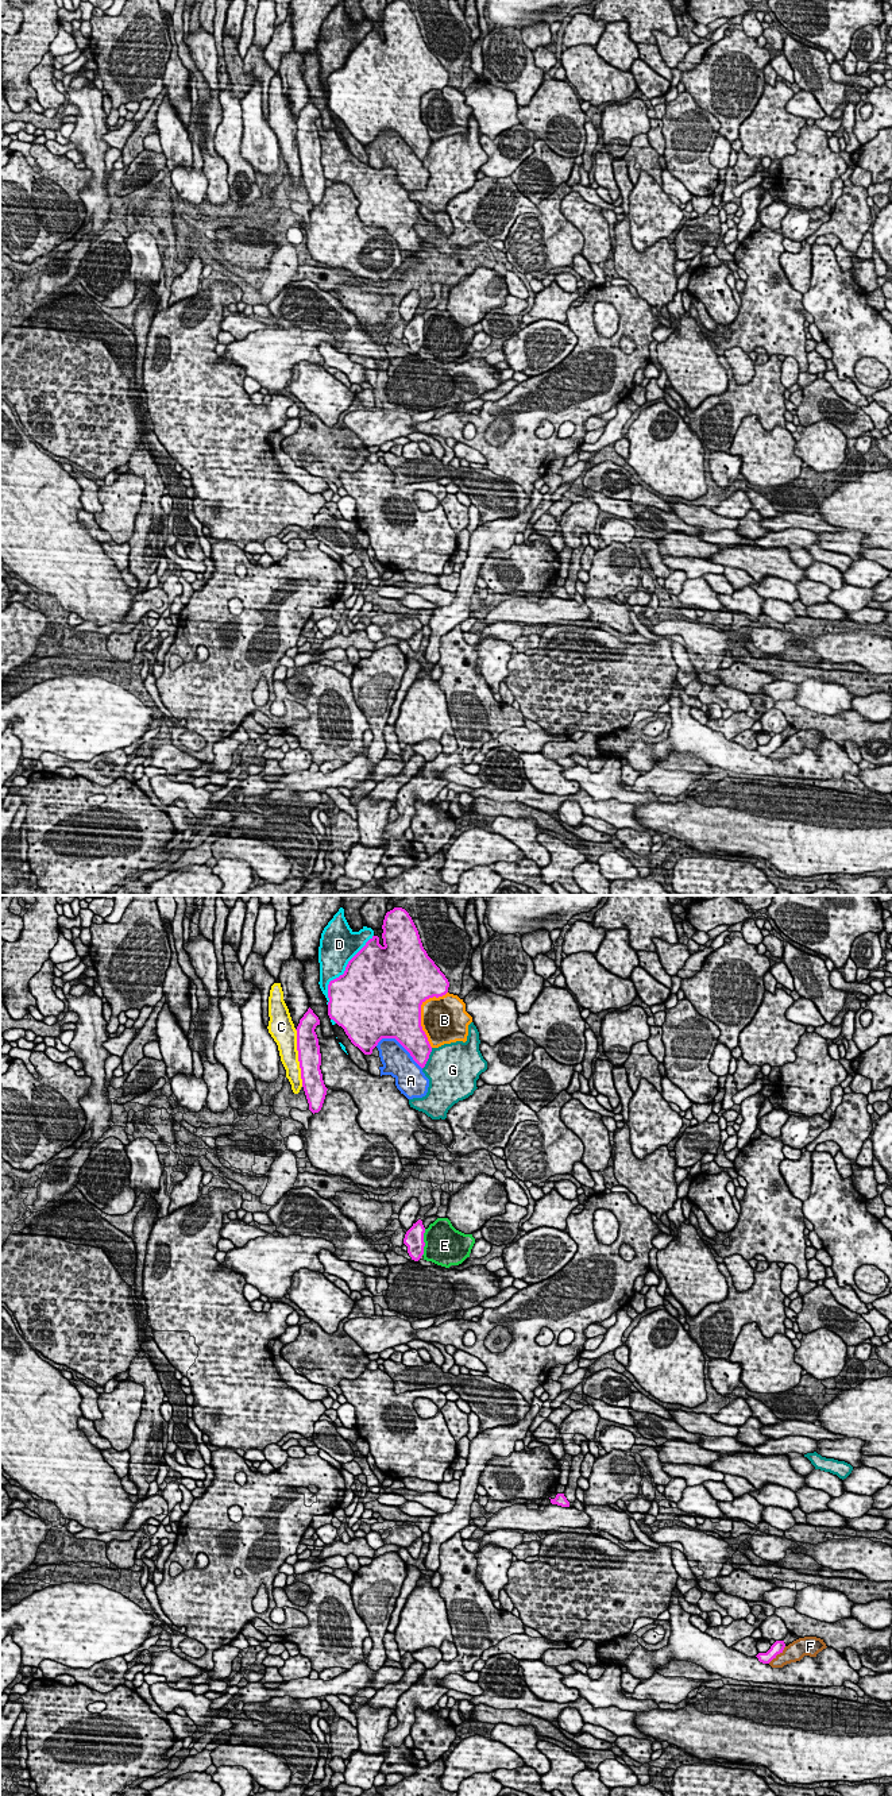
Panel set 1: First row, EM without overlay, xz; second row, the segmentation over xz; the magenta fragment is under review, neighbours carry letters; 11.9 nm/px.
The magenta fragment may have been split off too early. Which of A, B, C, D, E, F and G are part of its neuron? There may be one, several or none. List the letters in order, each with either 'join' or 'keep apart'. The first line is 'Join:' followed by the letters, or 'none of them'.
Join: none of them
A: keep apart
B: keep apart
C: keep apart
D: keep apart
E: keep apart
F: keep apart
G: keep apart

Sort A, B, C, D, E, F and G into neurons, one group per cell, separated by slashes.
A / B / C / D / E / F / G

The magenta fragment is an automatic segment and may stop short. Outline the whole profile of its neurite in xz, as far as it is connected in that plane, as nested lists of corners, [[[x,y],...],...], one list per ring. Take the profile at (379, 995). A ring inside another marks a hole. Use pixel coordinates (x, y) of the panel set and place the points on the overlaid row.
[[[405,909],[387,912],[382,929],[383,944],[372,936],[348,961],[344,974],[329,982],[328,1015],[364,1055],[371,1055],[382,1038],[395,1038],[424,1068],[432,1047],[421,1026],[421,1005],[429,998],[445,995],[449,982],[428,956]]]

